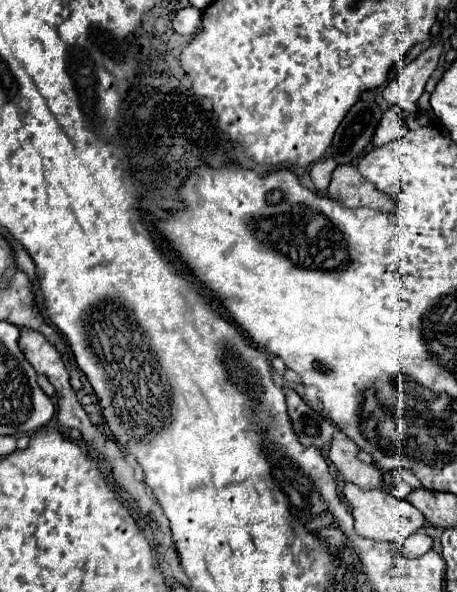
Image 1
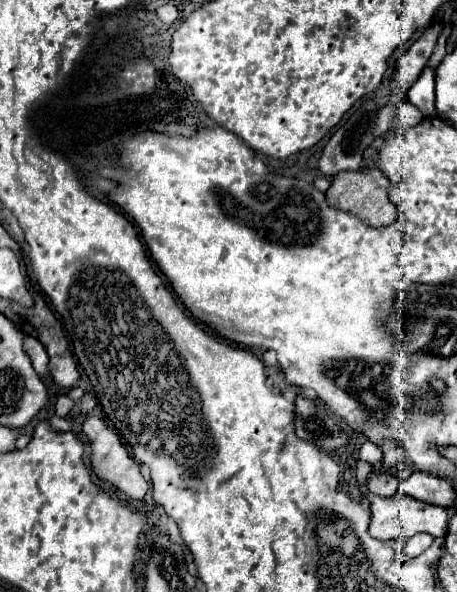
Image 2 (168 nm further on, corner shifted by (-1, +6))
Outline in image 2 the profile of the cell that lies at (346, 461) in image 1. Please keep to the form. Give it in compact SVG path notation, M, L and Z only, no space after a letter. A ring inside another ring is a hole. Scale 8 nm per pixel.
M371 471L369 479L367 479L367 489L373 491L375 495L381 497L393 497L399 489L399 481L391 475L391 473L379 473L379 471Z

